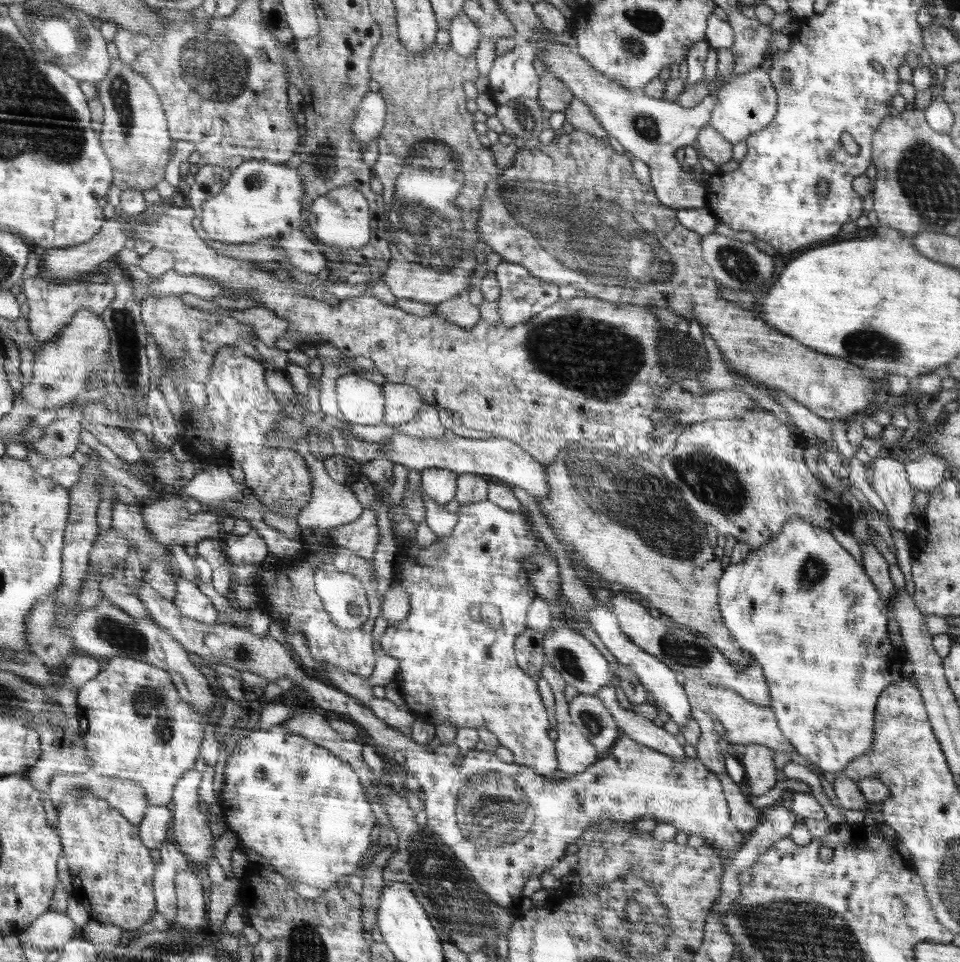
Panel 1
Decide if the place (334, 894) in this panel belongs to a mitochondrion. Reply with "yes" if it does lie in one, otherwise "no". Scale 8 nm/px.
no

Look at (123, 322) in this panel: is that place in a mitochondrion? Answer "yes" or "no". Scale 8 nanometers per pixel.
yes

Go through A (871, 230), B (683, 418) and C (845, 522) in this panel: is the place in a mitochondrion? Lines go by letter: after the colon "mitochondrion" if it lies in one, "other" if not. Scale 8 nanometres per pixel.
A: other
B: other
C: other

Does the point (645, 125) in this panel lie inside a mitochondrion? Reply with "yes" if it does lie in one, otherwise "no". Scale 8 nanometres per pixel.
yes

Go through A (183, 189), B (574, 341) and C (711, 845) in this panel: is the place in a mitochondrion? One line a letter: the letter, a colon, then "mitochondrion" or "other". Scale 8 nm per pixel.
A: other
B: mitochondrion
C: other

